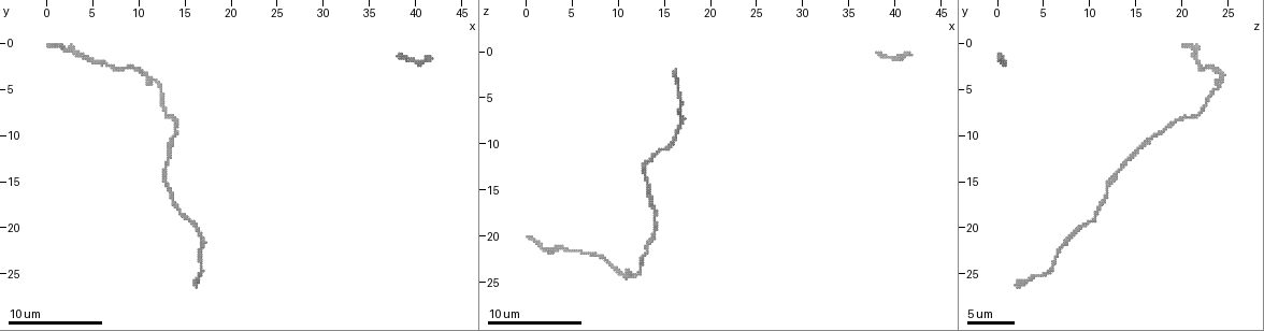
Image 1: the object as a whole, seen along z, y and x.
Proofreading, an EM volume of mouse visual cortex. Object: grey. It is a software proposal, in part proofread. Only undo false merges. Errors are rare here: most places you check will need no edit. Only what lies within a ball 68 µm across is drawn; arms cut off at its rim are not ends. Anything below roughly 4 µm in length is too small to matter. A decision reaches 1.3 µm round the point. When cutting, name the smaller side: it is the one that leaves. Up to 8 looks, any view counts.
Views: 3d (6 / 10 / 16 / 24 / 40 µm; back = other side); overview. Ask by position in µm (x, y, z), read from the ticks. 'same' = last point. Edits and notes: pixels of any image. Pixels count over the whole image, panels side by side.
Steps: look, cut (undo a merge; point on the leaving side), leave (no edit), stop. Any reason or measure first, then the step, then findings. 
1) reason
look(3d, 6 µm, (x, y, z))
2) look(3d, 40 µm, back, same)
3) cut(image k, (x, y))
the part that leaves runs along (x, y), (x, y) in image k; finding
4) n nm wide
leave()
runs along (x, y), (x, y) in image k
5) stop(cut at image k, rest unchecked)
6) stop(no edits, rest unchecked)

thick turns thin
look(3d, 16 µm, (12.2, 5.0, 24.2))

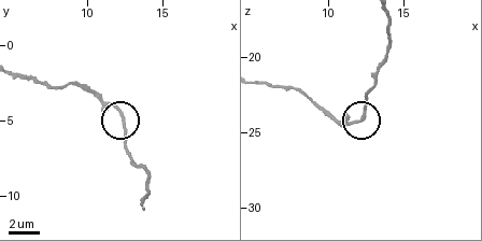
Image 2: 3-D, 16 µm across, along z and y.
leave()
runs along (387, 19), (387, 54), (362, 118), (330, 119) in image 2; continuous, no second neuron

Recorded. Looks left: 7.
calibre changes
look(3d, 10 µm, (4.4, 1.6, 21.6))

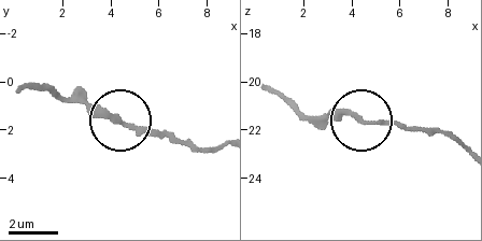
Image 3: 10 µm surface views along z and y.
look(3d, 10 µm, back, (4.1, 1.6, 21.5))

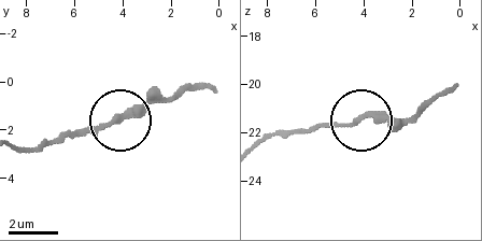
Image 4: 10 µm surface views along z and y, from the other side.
leave()
runs along (259, 144), (327, 123), (417, 117) in image 4; continuous, no second neuron

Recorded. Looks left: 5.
a narrow waist
look(3d, 10 µm, (13.0, 13.8, 13.4))

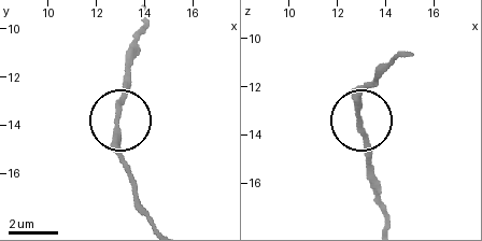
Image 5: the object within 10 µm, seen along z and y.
leave()
runs along (400, 55), (359, 98), (366, 174) in image 5; all the same neuron

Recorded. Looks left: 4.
look(3d, 16 µm, (16.4, 20.8, 8.0))

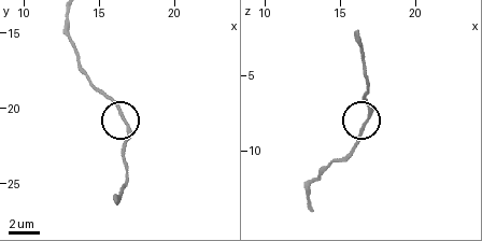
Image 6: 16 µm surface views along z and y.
leave()
runs along (96, 87), (123, 121), (126, 154) in image 6; one neuron here

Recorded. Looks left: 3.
stop(no edits, rest unchecked)

